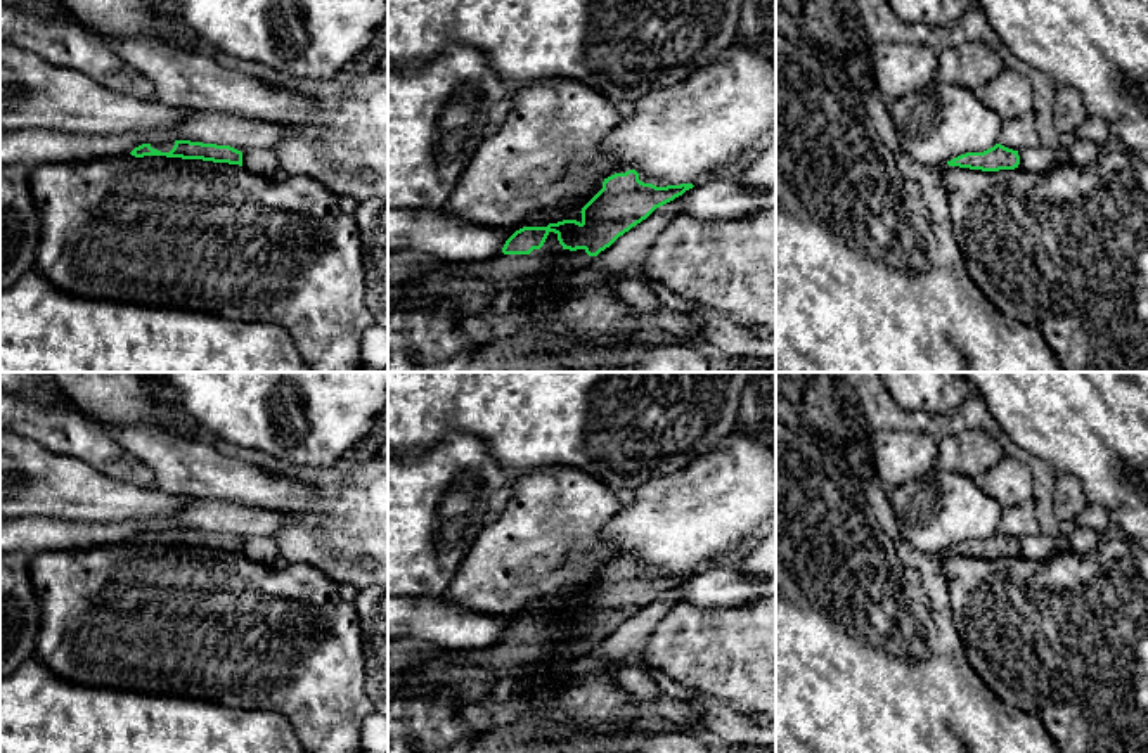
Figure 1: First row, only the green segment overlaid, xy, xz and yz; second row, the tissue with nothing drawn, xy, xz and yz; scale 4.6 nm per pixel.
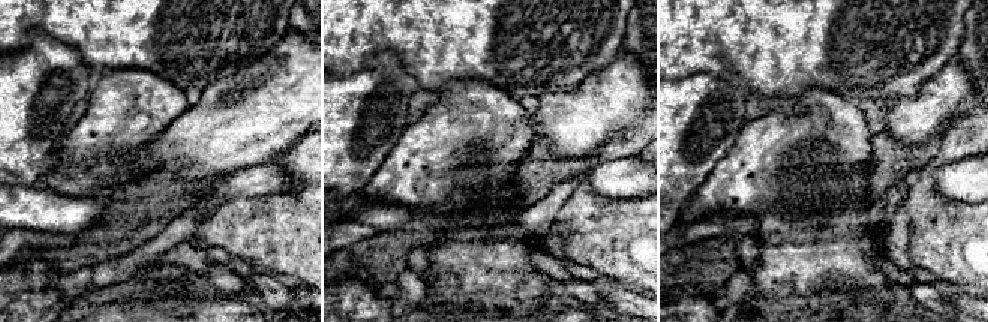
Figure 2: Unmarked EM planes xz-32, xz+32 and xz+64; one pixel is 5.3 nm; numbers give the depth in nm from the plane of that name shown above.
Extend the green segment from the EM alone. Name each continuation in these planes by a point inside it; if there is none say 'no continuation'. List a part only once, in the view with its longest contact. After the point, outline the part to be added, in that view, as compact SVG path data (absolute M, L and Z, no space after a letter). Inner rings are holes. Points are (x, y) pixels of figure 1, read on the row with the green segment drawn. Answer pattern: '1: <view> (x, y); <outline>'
1: xz (470, 286); M549 232L544 246L530 254L500 254L488 261L455 263L447 272L429 272L400 298L388 299L388 313L417 310L438 299L450 299L457 319L492 305L493 291L506 286L516 293L540 279L558 279L585 263L580 251L564 249Z

